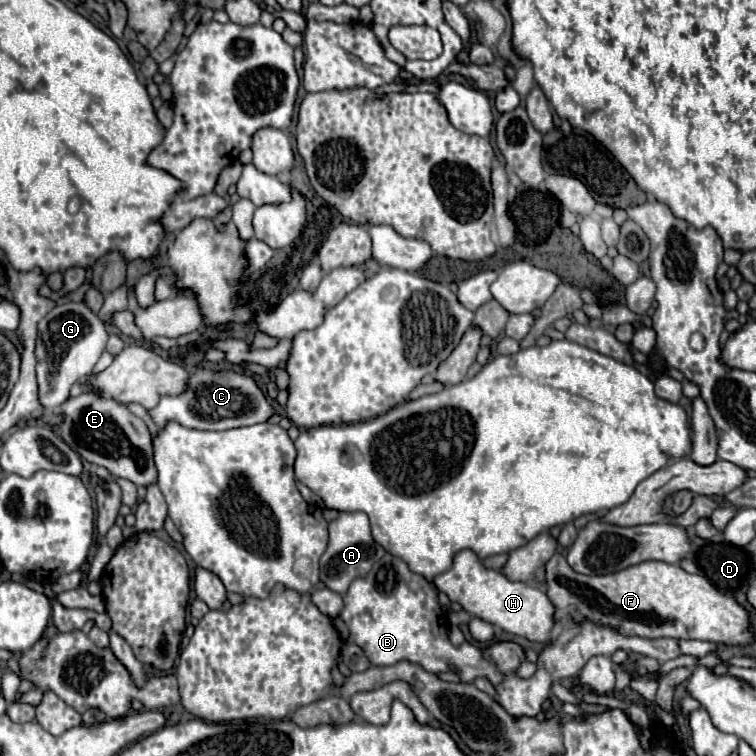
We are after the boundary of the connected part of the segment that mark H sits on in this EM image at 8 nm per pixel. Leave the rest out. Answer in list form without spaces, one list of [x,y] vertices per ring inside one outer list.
[[[470,550],[458,552],[454,556],[452,568],[446,570],[444,574],[438,574],[434,578],[434,584],[452,602],[458,602],[472,618],[480,618],[506,632],[524,636],[534,642],[550,640],[550,630],[554,626],[554,620],[552,620],[554,606],[548,600],[546,592],[540,588],[528,586],[524,582],[512,582],[500,570],[486,568],[480,562],[480,558]]]

